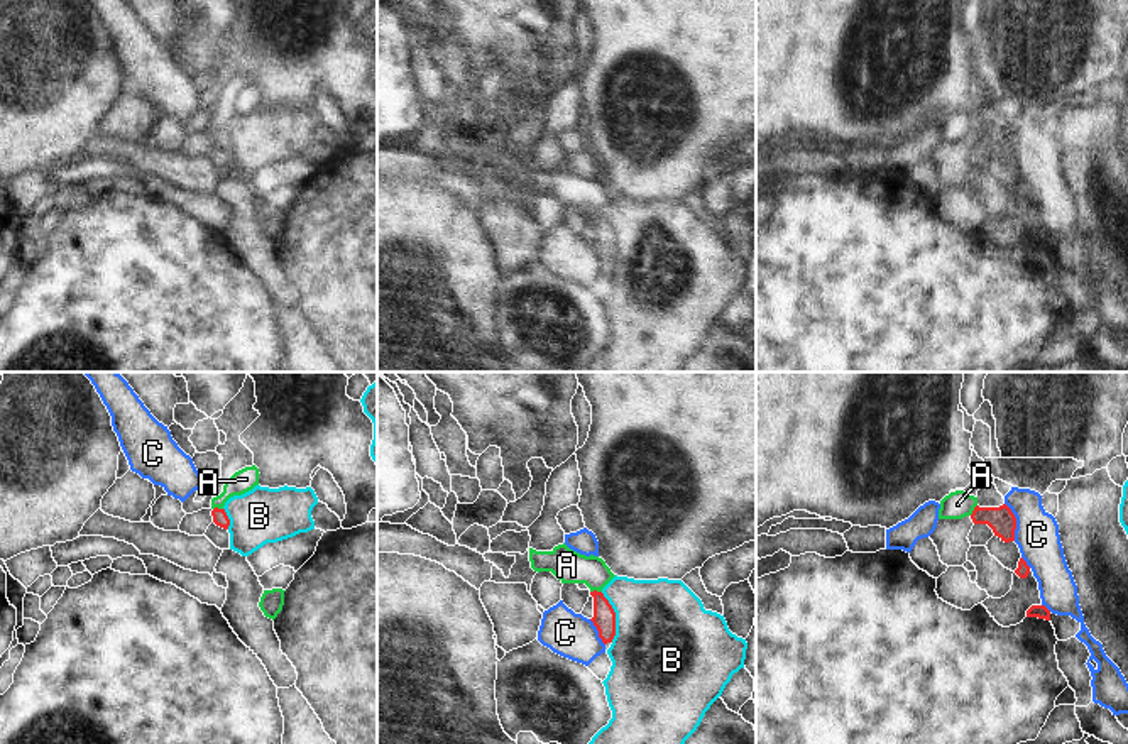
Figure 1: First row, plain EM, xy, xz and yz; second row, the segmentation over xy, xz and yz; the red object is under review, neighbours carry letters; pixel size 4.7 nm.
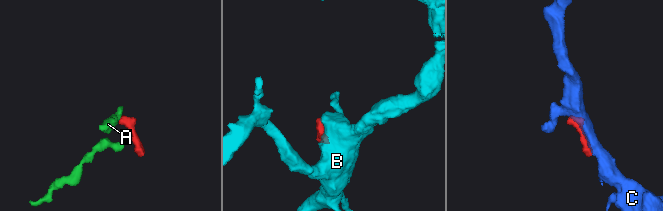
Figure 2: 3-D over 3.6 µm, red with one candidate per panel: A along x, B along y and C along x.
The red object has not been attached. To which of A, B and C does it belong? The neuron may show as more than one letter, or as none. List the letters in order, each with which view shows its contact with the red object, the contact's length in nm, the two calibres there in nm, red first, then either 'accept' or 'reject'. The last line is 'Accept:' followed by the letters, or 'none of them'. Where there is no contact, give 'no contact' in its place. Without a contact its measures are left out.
A: xz | 60 nm | 110/160 nm | reject
B: xz | 240 nm | 110/460 nm | reject
C: yz | 190 nm | 130/200 nm | reject
Accept: none of them

